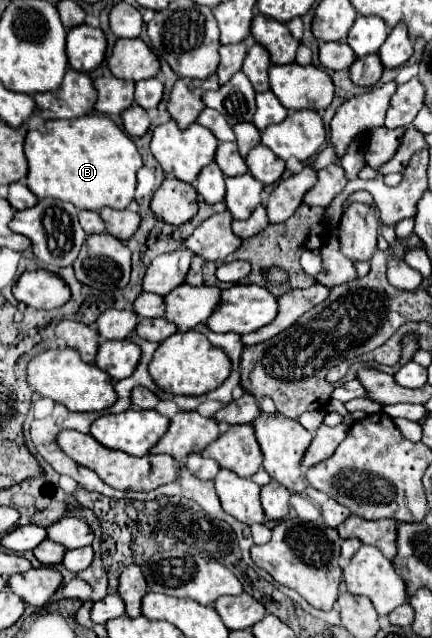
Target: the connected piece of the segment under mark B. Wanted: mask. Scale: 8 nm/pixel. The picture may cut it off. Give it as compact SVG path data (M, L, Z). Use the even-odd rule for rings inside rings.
M83 116L77 120L49 120L39 130L29 130L25 140L25 156L29 162L27 186L39 198L57 198L75 204L79 210L101 210L103 206L123 210L133 202L137 186L137 170L143 166L141 154L133 140L107 116Z

